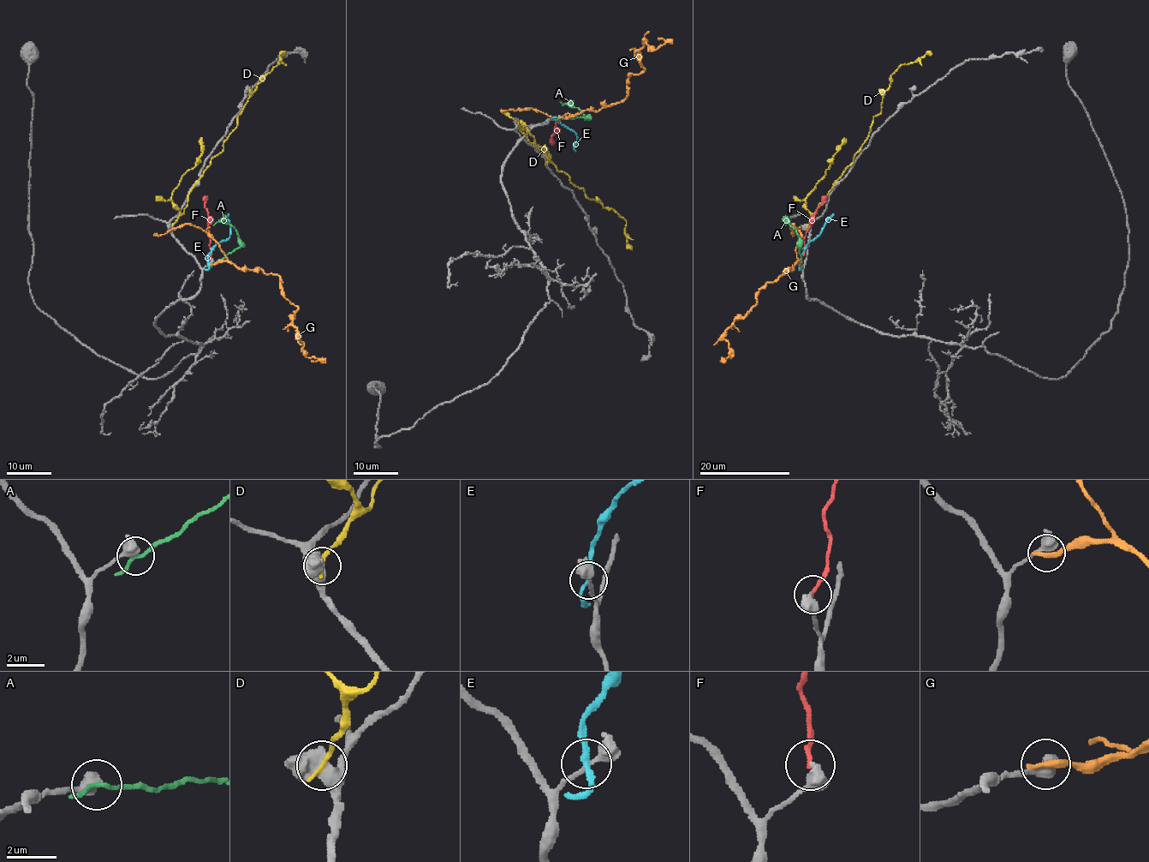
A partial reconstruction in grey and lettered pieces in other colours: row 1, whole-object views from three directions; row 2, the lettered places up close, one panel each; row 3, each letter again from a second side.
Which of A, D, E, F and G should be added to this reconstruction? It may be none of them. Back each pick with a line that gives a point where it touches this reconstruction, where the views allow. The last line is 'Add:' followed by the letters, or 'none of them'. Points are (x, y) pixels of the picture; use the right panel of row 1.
F: meets grey at (800, 259)
Add: F

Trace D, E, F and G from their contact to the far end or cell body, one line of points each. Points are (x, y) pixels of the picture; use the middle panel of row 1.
D: (518, 124), (557, 170), (583, 188), (589, 199), (611, 207), (626, 221), (626, 242), (632, 249)
E: (555, 119), (576, 134), (575, 152)
F: (557, 119), (551, 135), (553, 145)
G: (558, 117), (619, 103), (628, 94), (628, 78), (644, 69), (644, 41), (657, 49), (664, 42), (657, 38)

